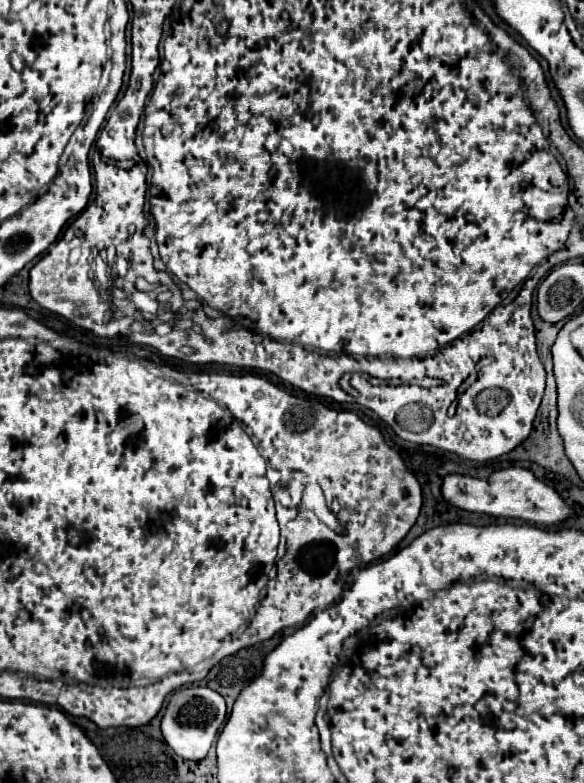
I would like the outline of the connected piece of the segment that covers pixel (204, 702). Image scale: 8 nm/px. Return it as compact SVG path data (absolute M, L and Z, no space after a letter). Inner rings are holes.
M185 687L171 695L167 711L161 721L161 733L167 745L183 759L205 759L215 743L217 731L225 719L225 699L209 687Z

